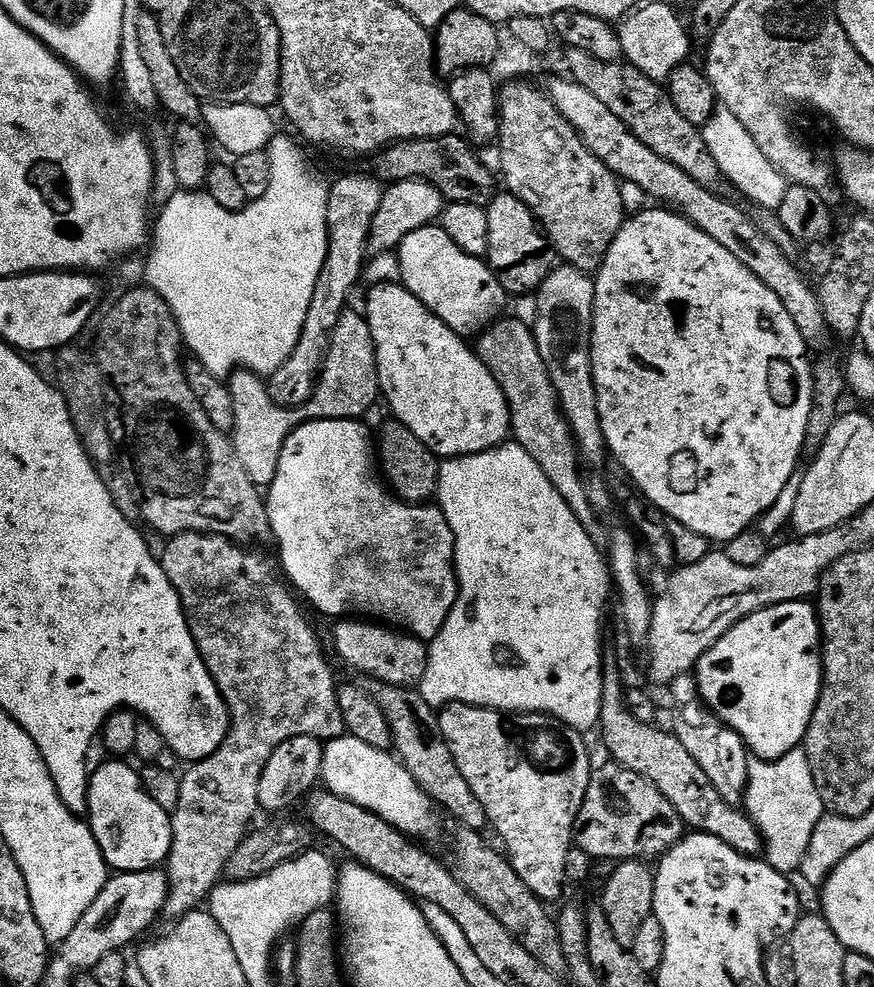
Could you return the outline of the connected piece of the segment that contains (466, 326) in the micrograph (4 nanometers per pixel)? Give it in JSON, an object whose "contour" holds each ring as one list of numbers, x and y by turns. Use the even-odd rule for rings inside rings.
{"contour":[[429,226,414,230,414,234,406,234,406,238,402,238,400,243,398,255,402,266,400,283,406,290,410,290,410,294,414,294,414,298,418,298,418,302,422,302,422,306,426,306,426,310,430,310,458,335,465,338,479,337,485,328,501,319,503,312,500,311,504,308,506,293,498,278,481,257,466,254,466,250,458,250,458,246,454,246,454,238,450,238,444,228]]}

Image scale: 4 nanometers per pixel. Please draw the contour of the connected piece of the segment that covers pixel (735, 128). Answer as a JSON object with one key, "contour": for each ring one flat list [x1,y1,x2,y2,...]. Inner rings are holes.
{"contour":[[723,106,717,107,702,131,706,146,710,154,714,154,714,162,718,162,718,170,725,181,729,185,733,184,746,199,753,200,753,205,779,210,790,185,772,165,770,158,762,154,758,142,754,142,754,134,750,134,750,130,746,130,746,126,742,126,742,122,738,122,738,118,734,118,734,114,730,114,730,110]]}

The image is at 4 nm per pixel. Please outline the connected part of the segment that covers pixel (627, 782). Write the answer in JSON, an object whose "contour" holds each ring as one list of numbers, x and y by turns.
{"contour":[[607,763,601,768,599,765,590,778,582,810,578,810,576,819,575,847,585,851,596,862,655,861,685,835,684,820,646,778,634,774,634,770,626,770,621,764]]}

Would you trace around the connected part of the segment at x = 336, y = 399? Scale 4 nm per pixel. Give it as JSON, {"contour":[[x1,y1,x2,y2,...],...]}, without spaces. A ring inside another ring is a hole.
{"contour":[[345,311,332,335,332,345,324,357,324,367,312,399,301,408,280,408,270,398,267,383,254,372,237,370,227,381,234,398,234,426,230,433,232,447,249,478,257,488,264,490,275,485,278,458,286,438,309,420,354,420,364,415,381,399,380,379,376,369,376,347,370,326,363,315]]}

